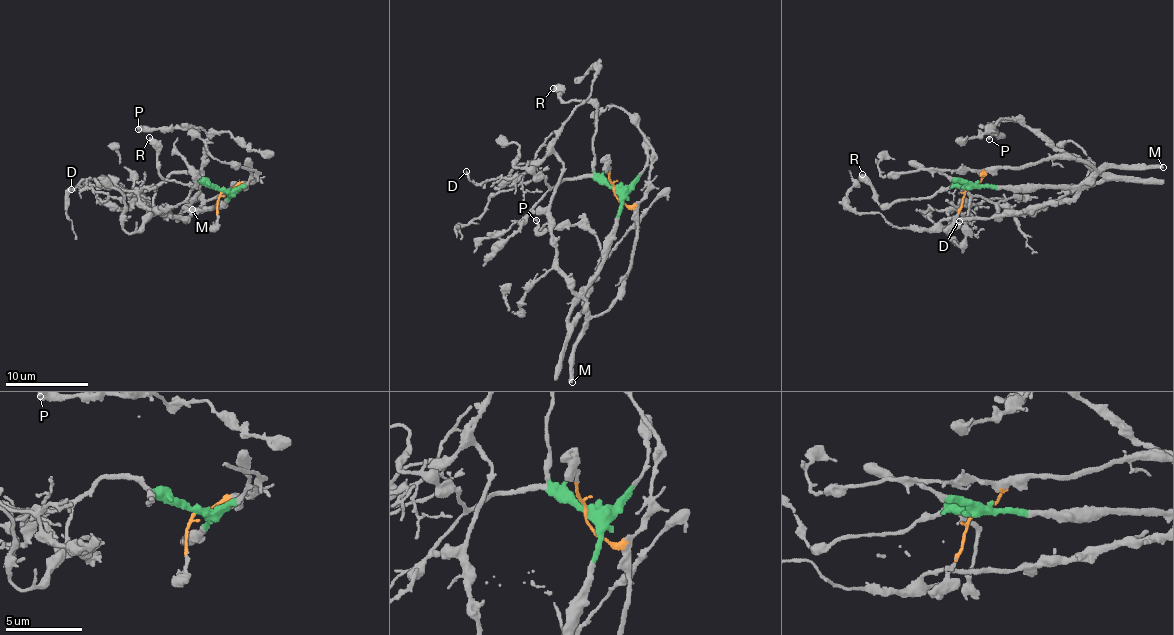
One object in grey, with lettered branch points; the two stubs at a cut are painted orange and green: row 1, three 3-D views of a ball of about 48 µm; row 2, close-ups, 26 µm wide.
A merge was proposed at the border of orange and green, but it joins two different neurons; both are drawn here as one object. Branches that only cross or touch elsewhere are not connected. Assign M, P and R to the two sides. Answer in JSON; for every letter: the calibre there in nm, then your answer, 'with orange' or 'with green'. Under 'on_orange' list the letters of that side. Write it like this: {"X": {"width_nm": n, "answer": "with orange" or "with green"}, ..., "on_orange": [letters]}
{"M": {"width_nm": 320, "answer": "with orange"}, "P": {"width_nm": 190, "answer": "with green"}, "R": {"width_nm": 460, "answer": "with green"}, "on_orange": ["M"]}

